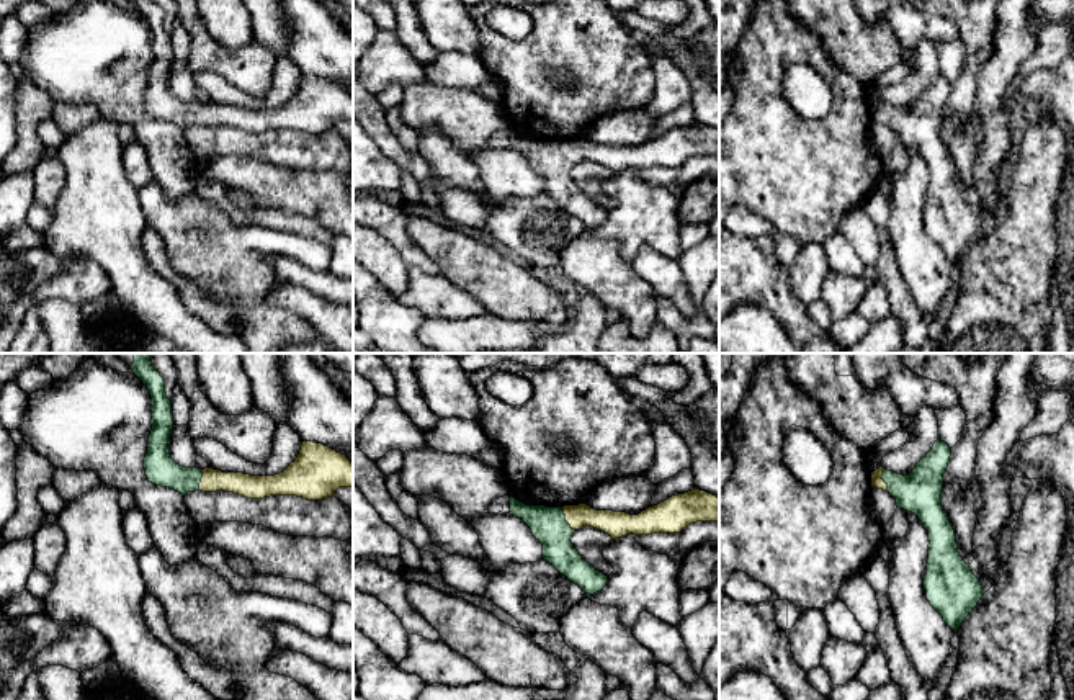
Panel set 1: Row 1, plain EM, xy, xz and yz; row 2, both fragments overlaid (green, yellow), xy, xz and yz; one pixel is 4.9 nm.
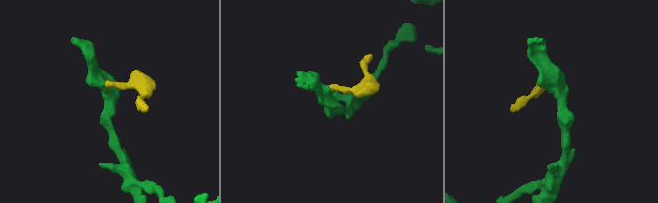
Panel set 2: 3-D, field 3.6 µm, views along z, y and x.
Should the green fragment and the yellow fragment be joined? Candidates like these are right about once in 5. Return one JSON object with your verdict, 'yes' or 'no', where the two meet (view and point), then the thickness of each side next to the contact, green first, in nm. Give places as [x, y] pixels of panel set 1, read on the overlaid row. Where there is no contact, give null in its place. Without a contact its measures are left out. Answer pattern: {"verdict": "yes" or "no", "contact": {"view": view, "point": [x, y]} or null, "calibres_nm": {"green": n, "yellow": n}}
{"verdict": "yes", "contact": {"view": "xz", "point": [564, 519]}, "calibres_nm": {"green": 180, "yellow": 120}}

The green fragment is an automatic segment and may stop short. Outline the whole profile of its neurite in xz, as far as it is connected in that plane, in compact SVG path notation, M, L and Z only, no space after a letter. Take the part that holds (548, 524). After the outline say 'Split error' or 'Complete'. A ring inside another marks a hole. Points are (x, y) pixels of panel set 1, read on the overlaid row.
M691 489L642 510L638 515L595 510L587 504L546 507L526 505L510 496L510 515L521 518L543 545L543 559L553 564L585 594L593 595L608 582L608 576L582 559L571 538L582 527L593 527L613 540L633 535L680 533L696 522L719 520L719 499L706 491Z. Split error

